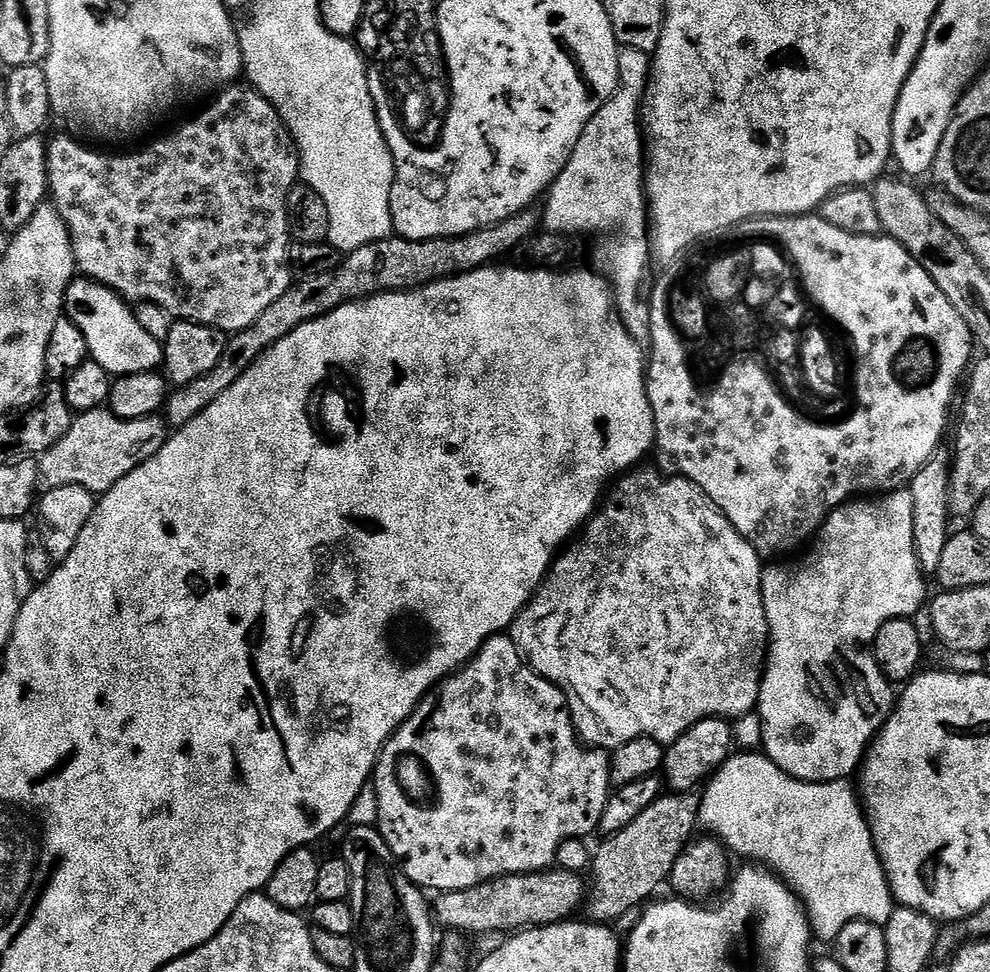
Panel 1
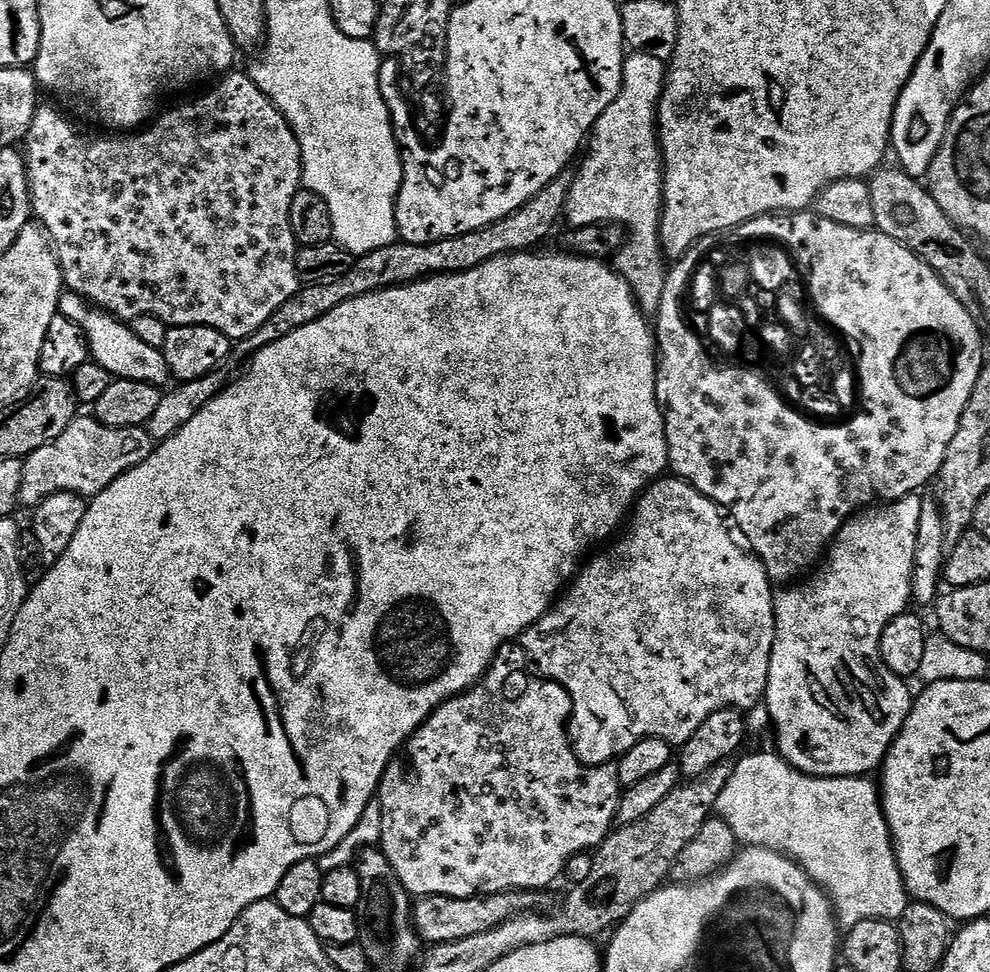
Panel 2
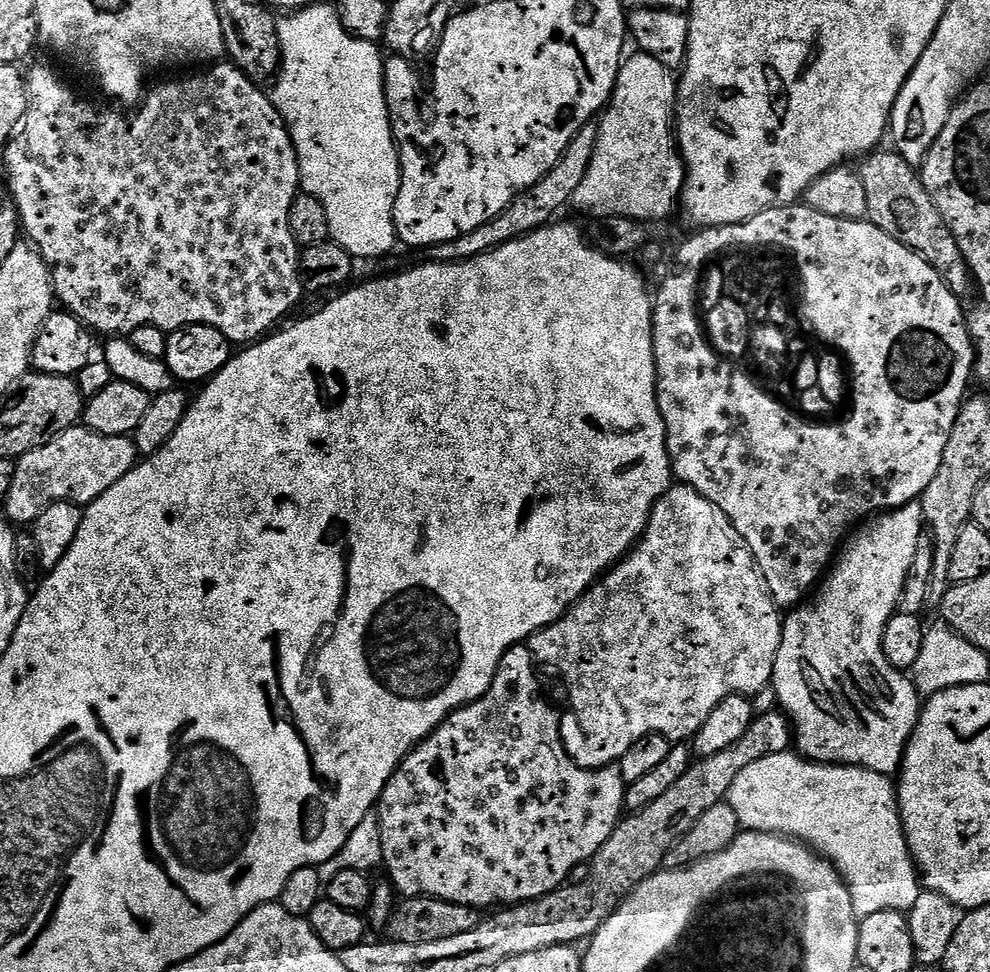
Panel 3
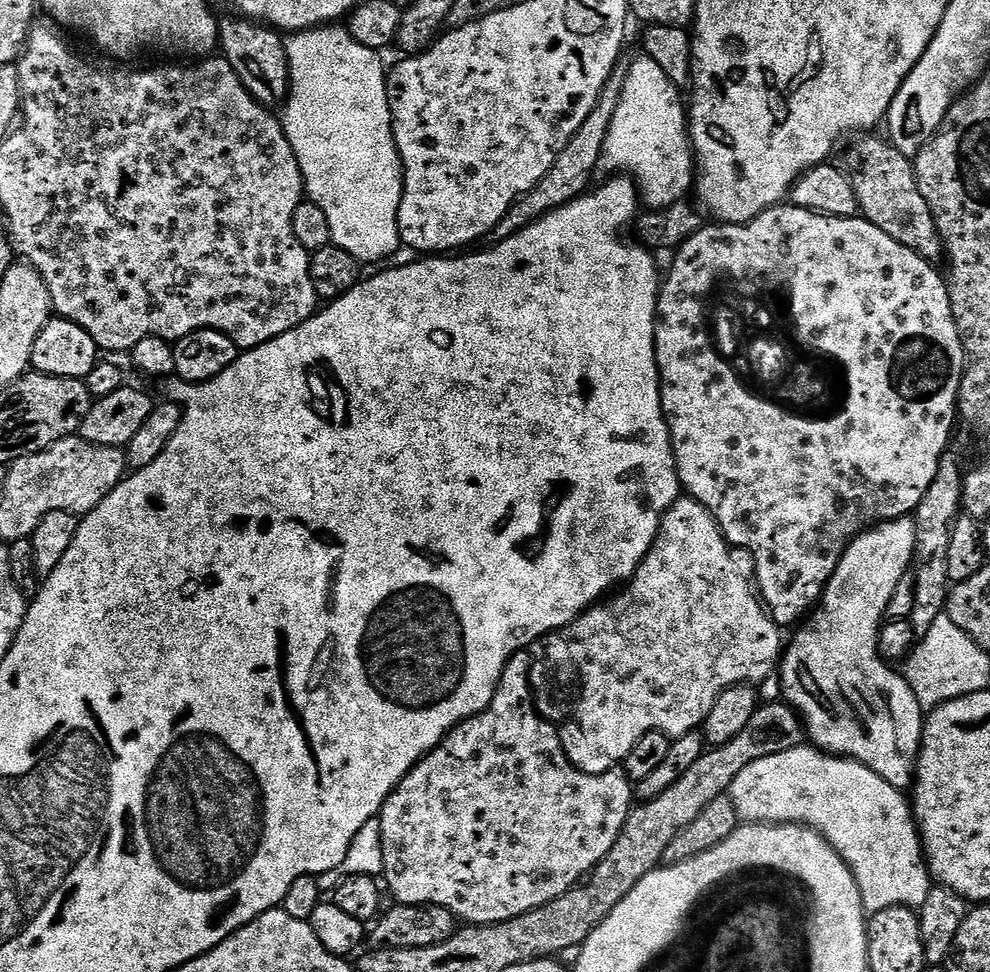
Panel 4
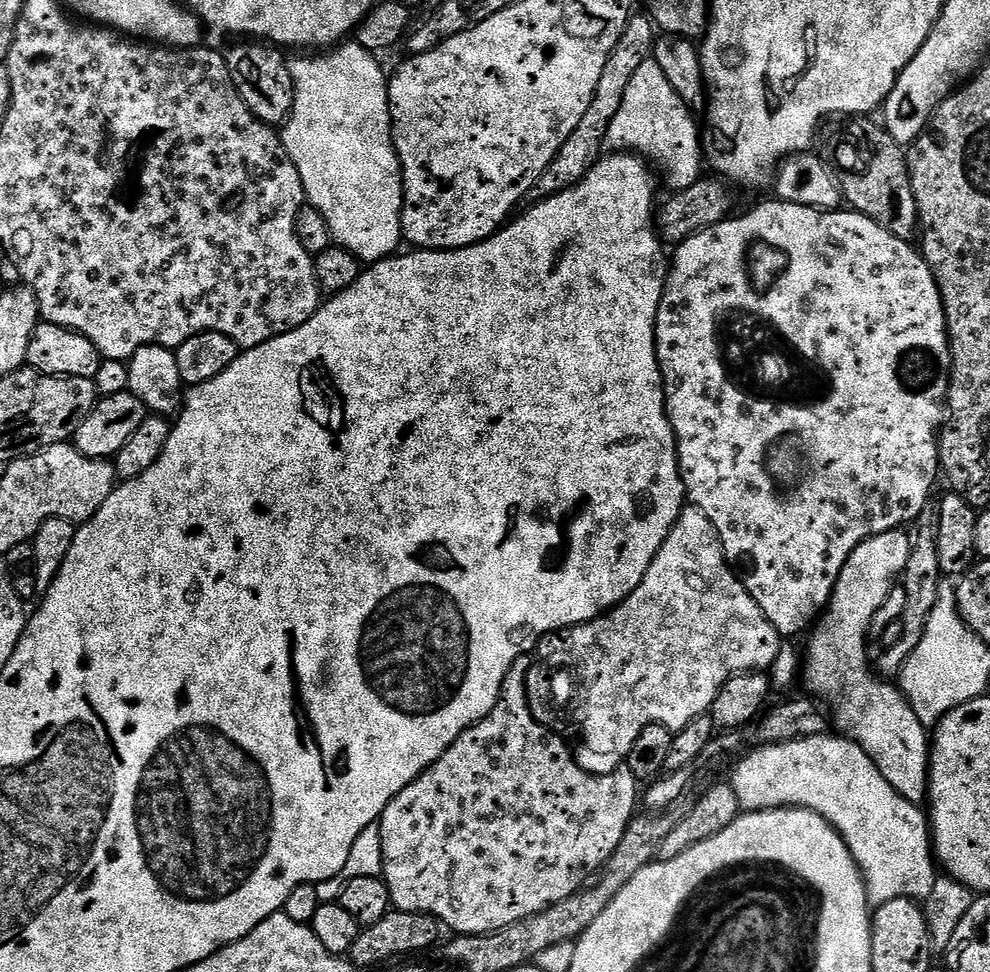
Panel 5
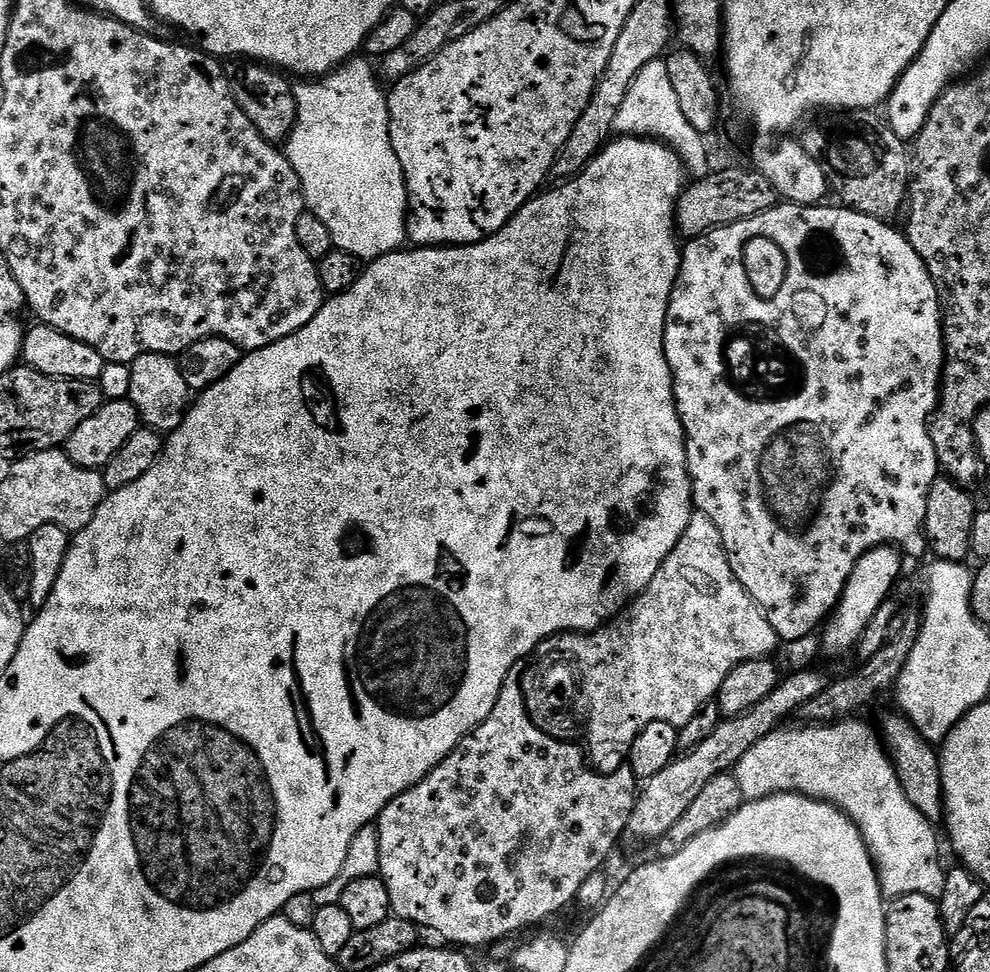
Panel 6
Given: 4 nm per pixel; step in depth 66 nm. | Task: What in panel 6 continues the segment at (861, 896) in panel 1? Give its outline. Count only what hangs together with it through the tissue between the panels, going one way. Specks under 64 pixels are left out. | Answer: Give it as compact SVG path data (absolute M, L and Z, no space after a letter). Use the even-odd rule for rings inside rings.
M844 718L839 722L829 722L823 726L800 726L804 728L788 728L771 732L766 738L762 738L762 742L758 742L754 746L750 746L750 750L746 750L746 754L738 761L734 769L734 775L738 786L742 786L742 794L745 801L761 800L767 796L776 796L779 792L796 792L799 796L809 796L811 800L822 800L826 804L833 804L835 808L839 808L841 812L846 813L860 831L860 837L864 839L864 845L868 848L869 855L872 856L872 863L876 866L876 874L879 877L881 893L885 897L895 898L897 896L905 896L906 894L926 894L933 898L938 898L942 894L942 886L944 885L945 865L940 865L940 844L936 841L936 832L933 821L927 820L910 802L910 798L906 798L906 790L902 790L902 784L896 774L896 768L893 767L892 761L878 737L868 724L856 720L860 718Z

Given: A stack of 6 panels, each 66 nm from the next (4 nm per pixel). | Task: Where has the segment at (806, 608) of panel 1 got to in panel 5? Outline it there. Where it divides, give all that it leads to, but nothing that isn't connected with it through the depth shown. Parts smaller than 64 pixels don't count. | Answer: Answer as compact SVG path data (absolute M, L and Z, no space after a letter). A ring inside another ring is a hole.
M897 530L895 532L887 532L886 534L878 534L877 536L871 536L866 542L862 542L862 546L858 546L858 550L854 550L854 554L850 554L850 558L846 562L846 566L842 566L842 574L838 574L838 582L834 586L834 590L832 591L832 597L828 600L828 607L824 609L822 615L815 621L814 627L811 629L810 635L807 637L808 640L808 656L806 652L806 659L803 661L802 664L802 684L805 684L806 687L809 688L811 695L816 698L821 698L820 696L829 696L827 707L830 709L832 707L831 715L834 717L834 728L837 733L843 734L848 737L848 739L853 740L858 746L862 746L862 750L866 750L866 754L870 754L870 758L875 762L876 769L882 774L882 778L886 778L886 782L890 782L890 786L894 786L896 790L898 790L898 794L902 794L902 798L906 798L908 801L911 802L911 804L915 804L917 806L923 805L925 801L928 799L928 758L930 755L930 732L929 729L924 725L923 722L918 718L918 714L914 714L914 710L912 709L912 704L910 701L908 701L908 697L904 695L903 691L899 687L896 688L894 685L895 683L889 682L887 679L881 678L877 673L874 671L873 665L870 663L868 664L868 644L869 643L869 635L868 631L870 630L870 622L874 618L874 614L878 614L878 606L882 606L882 602L886 602L886 598L890 594L890 590L894 587L897 587L898 581L903 577L904 575L904 567L906 566L906 562L910 558L910 550L912 549L912 542L913 537L911 535L907 536L907 531L904 530Z

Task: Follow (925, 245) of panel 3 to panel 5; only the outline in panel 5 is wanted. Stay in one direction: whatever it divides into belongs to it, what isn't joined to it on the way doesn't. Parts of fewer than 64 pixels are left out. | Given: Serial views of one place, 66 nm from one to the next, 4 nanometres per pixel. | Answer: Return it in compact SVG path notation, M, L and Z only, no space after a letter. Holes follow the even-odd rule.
M856 118L849 124L852 125L836 144L834 163L847 207L878 222L899 240L911 241L917 235L920 215L905 149L888 133L883 123L876 121L875 124L872 118Z

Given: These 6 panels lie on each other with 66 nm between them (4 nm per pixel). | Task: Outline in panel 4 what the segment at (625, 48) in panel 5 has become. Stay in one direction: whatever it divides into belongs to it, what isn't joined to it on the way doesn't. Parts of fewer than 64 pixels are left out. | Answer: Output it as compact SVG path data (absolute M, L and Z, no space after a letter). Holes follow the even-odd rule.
M621 62L616 65L616 69L610 74L594 110L590 110L590 118L586 118L586 122L582 122L582 126L578 126L574 138L570 138L568 145L560 151L554 166L550 166L550 170L542 178L542 182L538 182L538 186L526 190L526 194L519 196L510 206L510 210L506 210L506 214L498 222L498 226L494 226L494 230L490 233L493 241L499 242L518 234L518 230L530 226L546 213L566 206L572 200L577 200L579 196L589 191L590 185L593 183L593 181L591 182L592 175L597 175L600 166L600 155L602 146L606 142L606 134L610 130L610 121L614 118L614 110L618 110L618 98L622 98L622 86L626 86L627 73L627 63Z

